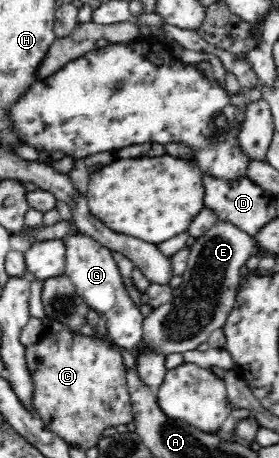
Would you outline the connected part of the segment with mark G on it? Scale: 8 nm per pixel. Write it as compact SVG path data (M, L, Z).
M84 233L68 236L65 243L65 274L71 278L78 295L82 296L89 309L96 311L106 322L112 340L124 350L137 352L141 346L142 322L145 319L126 292L112 252Z

